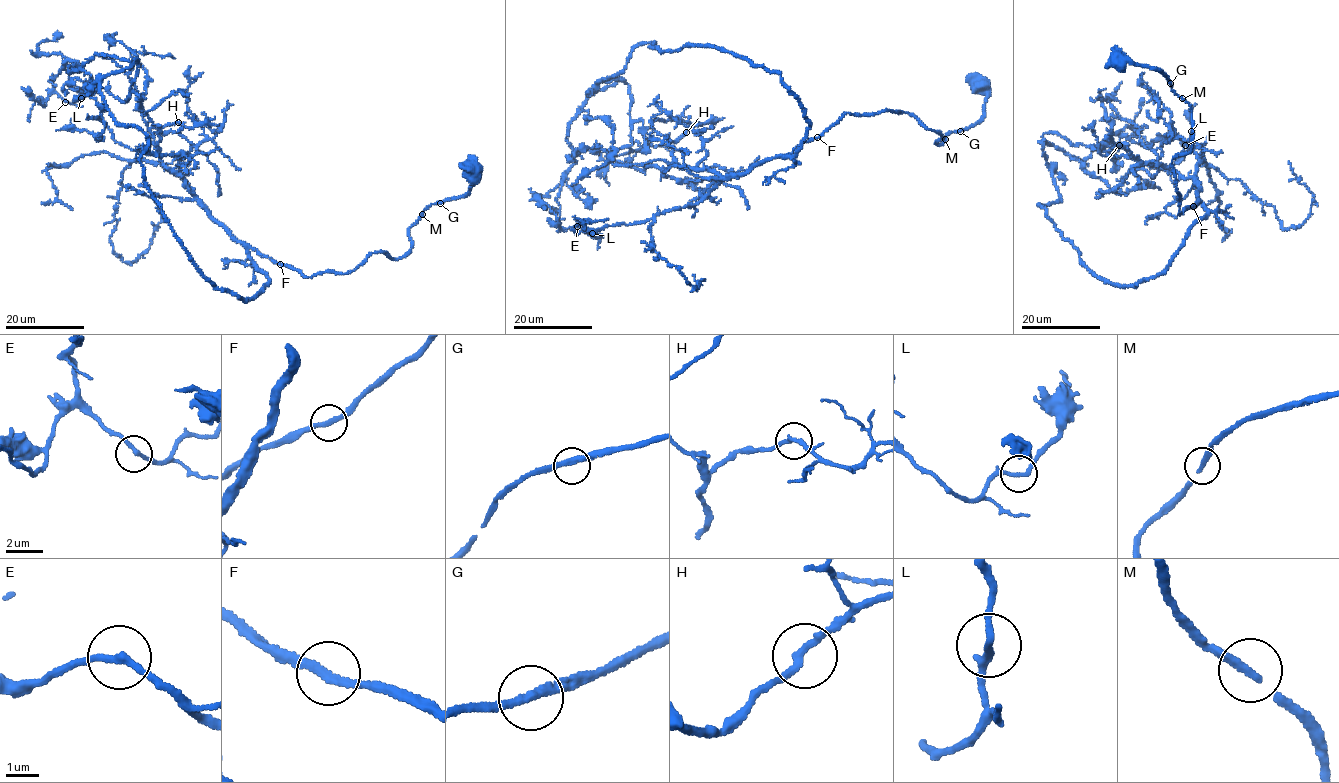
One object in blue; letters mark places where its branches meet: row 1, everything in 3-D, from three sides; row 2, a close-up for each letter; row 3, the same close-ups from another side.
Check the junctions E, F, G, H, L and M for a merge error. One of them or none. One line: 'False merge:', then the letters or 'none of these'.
False merge: none of these

